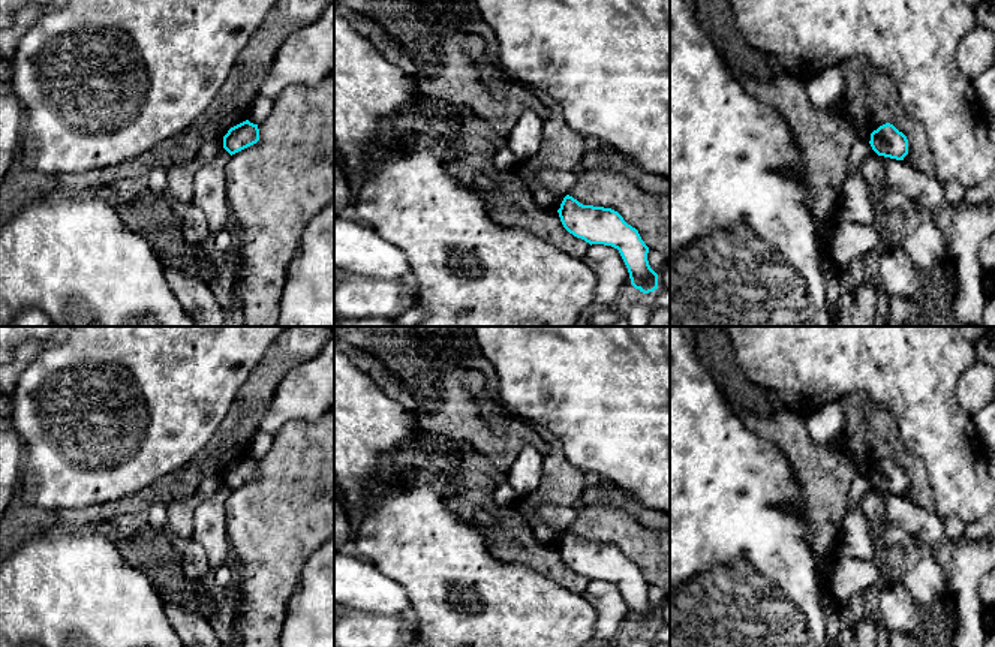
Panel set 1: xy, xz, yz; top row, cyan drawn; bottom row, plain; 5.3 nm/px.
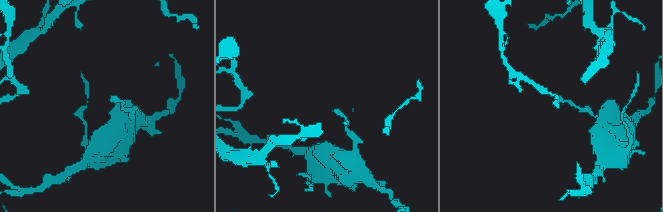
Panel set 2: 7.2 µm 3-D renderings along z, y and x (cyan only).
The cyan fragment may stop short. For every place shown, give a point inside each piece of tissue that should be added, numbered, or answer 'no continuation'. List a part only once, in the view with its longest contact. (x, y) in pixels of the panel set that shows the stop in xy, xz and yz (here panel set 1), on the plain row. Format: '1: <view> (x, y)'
no continuation

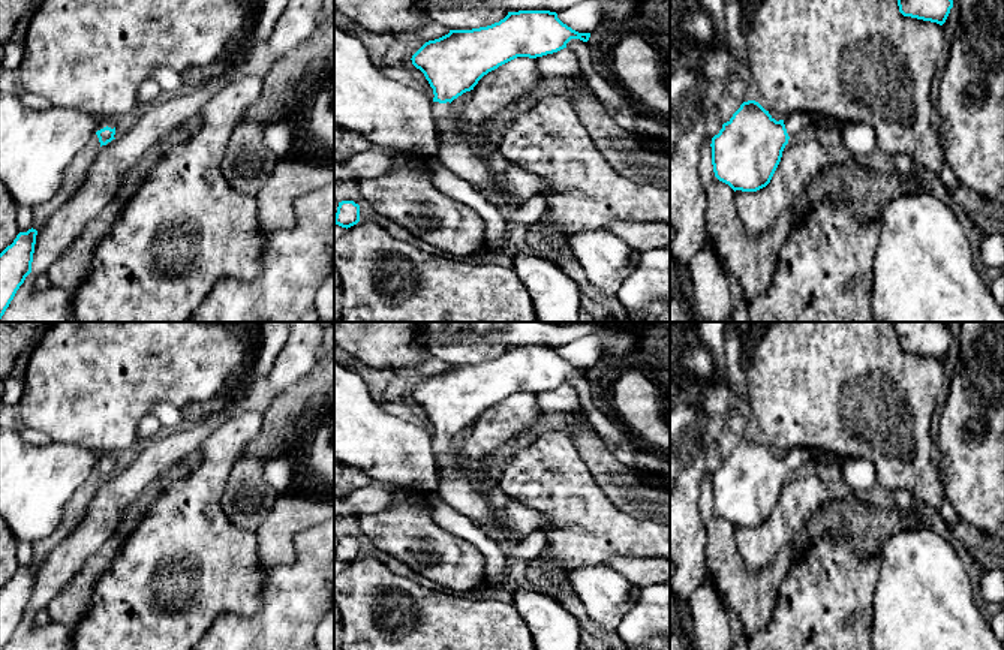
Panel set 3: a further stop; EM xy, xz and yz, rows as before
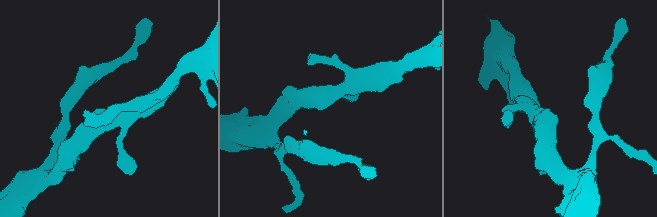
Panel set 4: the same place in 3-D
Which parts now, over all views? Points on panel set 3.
1: xy (104, 457)

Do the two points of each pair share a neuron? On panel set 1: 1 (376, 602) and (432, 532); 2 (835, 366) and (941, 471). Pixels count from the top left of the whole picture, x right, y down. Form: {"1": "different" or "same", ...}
{"1": "different", "2": "same"}

